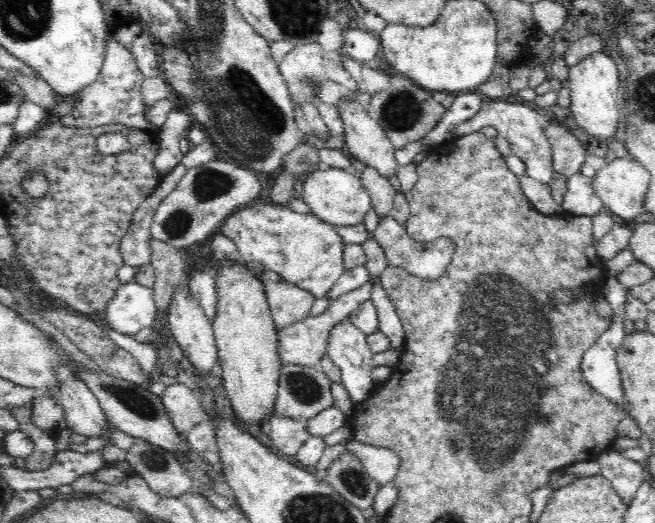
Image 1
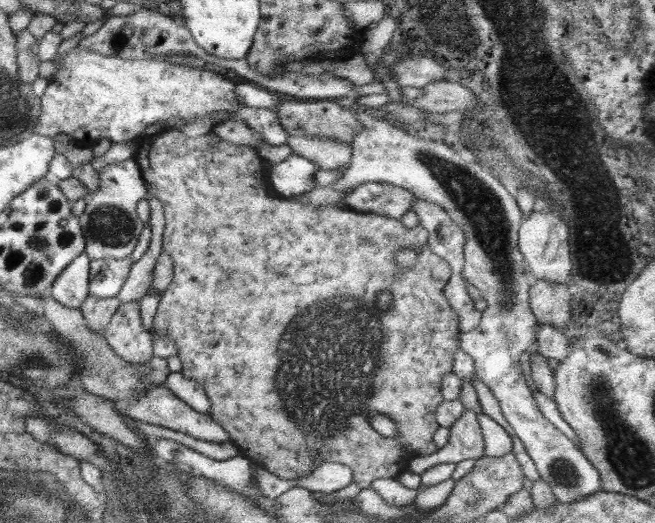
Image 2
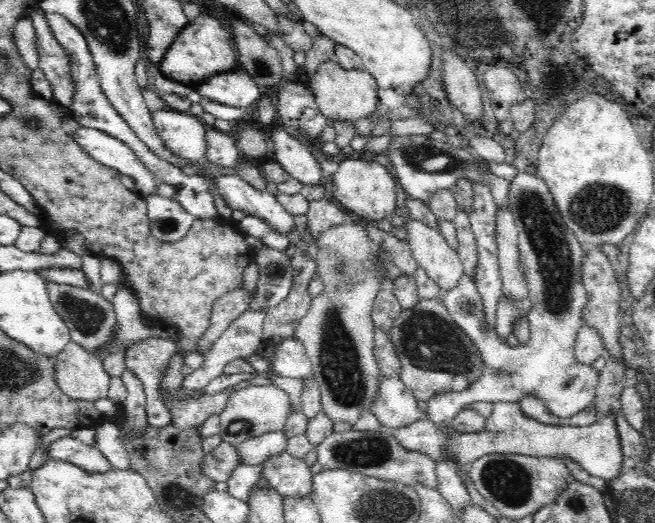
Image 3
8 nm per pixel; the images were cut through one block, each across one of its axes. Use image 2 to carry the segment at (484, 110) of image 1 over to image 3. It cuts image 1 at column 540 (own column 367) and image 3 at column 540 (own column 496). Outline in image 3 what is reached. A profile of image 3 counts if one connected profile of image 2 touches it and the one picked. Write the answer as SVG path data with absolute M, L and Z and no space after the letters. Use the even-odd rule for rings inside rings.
M527 171L519 172L510 183L508 192L508 207L513 214L515 225L519 232L519 261L522 262L526 284L528 286L528 299L531 302L527 312L531 336L527 343L516 346L505 345L501 342L496 329L487 330L484 324L486 314L482 301L475 295L474 281L468 275L460 280L457 288L446 292L444 304L449 316L460 326L464 333L474 341L476 350L480 353L480 360L486 368L476 382L472 382L462 392L444 392L428 401L427 417L440 427L446 435L458 432L449 422L468 405L473 403L522 403L526 396L535 396L544 401L548 413L560 418L570 418L589 408L595 400L596 387L599 375L592 365L580 364L575 359L575 340L579 329L583 326L583 310L588 302L587 291L583 284L582 266L585 258L581 242L564 222L560 211L557 209L554 197L548 185L537 175L528 174Z

